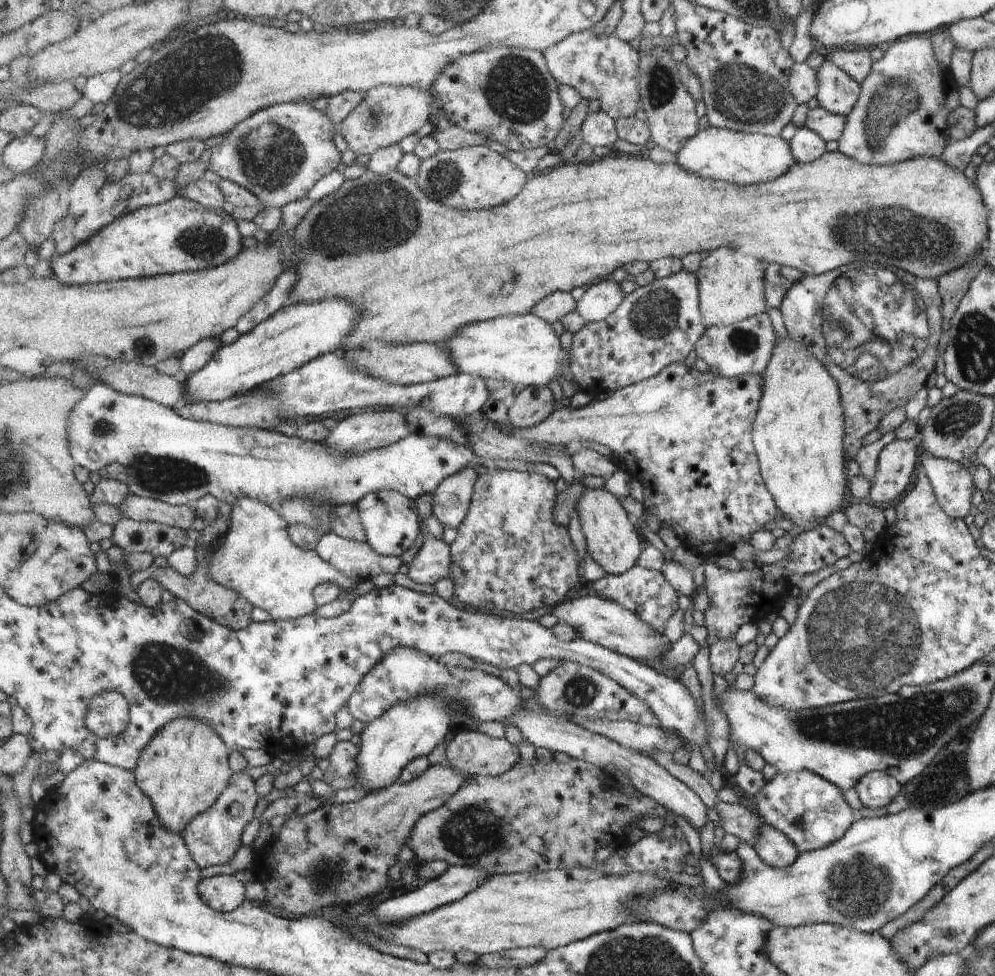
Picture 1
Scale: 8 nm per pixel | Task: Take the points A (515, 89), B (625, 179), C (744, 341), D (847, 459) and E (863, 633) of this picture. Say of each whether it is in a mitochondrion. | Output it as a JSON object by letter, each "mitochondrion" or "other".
{"A":"mitochondrion","B":"other","C":"mitochondrion","D":"other","E":"mitochondrion"}

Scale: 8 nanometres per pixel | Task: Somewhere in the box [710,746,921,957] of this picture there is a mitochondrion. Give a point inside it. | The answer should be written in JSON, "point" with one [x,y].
{"point":[857,888]}

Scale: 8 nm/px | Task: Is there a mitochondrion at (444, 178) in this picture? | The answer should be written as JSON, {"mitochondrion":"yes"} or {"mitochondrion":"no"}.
{"mitochondrion":"yes"}

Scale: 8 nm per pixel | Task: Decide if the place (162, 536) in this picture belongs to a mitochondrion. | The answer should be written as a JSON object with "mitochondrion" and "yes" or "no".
{"mitochondrion":"no"}

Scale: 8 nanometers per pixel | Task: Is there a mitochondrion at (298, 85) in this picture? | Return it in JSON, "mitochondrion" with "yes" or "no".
{"mitochondrion":"no"}

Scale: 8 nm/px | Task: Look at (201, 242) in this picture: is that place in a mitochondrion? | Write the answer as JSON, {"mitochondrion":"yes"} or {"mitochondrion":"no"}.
{"mitochondrion":"yes"}

